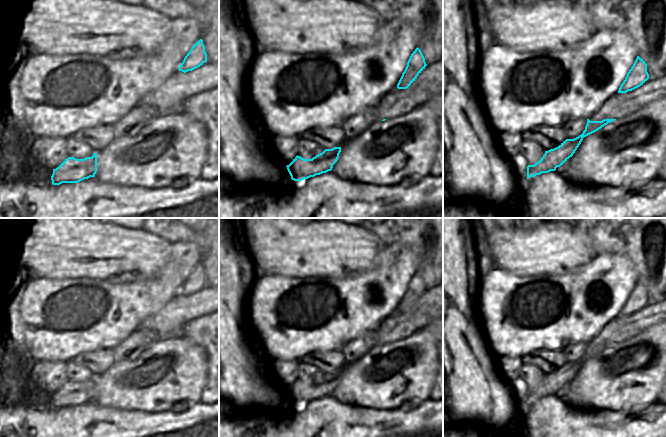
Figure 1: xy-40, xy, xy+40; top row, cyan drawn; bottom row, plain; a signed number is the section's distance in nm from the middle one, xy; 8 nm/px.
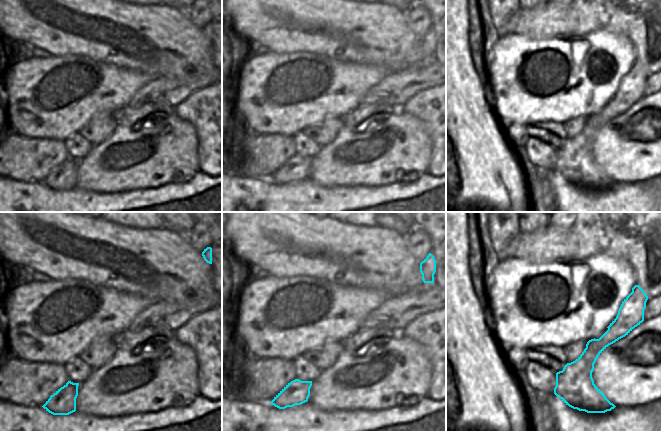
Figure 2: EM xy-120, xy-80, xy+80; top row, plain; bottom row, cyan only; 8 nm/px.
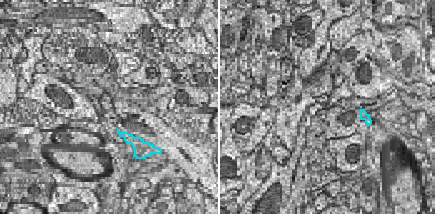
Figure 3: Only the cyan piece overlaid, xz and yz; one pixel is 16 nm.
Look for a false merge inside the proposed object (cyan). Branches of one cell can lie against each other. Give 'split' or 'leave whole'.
split

